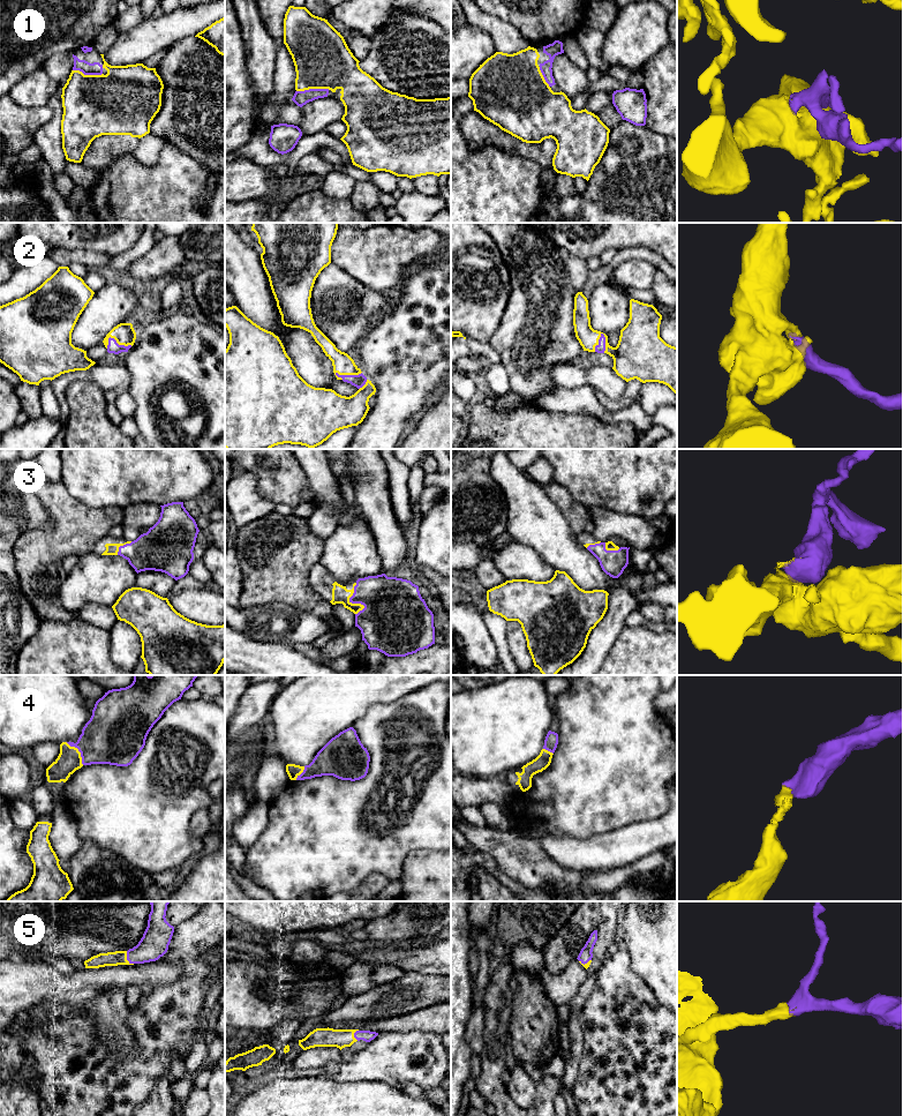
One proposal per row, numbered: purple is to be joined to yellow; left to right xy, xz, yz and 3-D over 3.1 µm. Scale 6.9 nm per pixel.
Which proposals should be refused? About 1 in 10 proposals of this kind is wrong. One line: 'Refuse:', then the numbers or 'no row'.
Refuse: no row

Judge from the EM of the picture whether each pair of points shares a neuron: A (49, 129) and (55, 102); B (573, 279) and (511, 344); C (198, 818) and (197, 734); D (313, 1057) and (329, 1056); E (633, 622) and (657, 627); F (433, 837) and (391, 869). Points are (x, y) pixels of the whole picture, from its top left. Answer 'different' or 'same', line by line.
A: same
B: same
C: different
D: same
E: same
F: same

